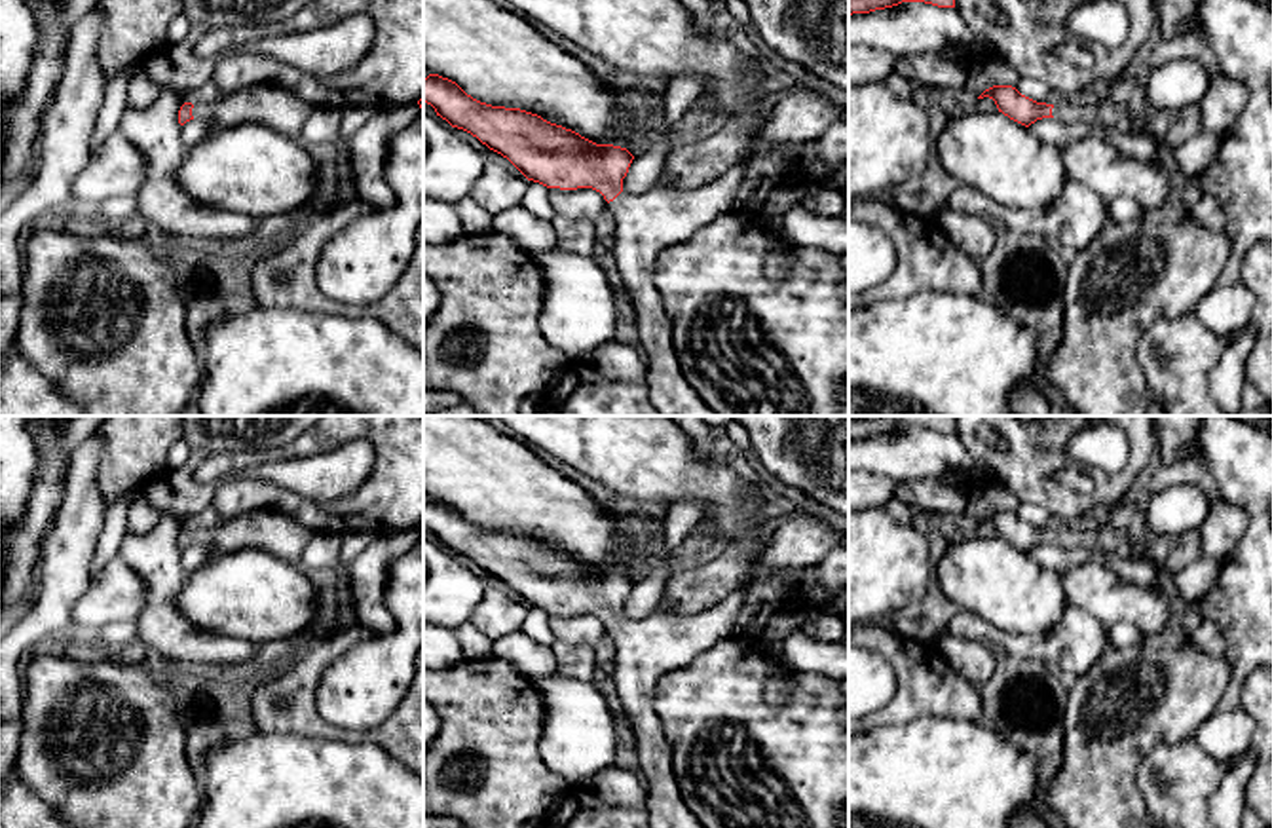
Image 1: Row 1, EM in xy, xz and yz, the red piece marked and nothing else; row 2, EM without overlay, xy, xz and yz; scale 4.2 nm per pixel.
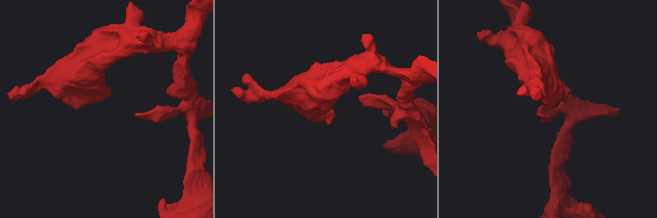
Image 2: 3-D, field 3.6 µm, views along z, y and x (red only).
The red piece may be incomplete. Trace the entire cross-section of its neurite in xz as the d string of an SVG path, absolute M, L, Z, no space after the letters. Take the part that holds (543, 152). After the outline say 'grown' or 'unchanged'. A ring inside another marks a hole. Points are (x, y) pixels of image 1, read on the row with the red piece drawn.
M439 74L423 78L423 101L452 127L507 158L528 180L560 190L592 188L604 196L615 220L613 254L647 355L649 403L661 416L718 416L682 372L653 272L664 247L689 239L733 209L744 179L740 163L695 190L628 194L623 179L634 156L627 148L596 144L520 108L480 103Z; grown

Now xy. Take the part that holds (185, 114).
M253 84L228 91L218 103L184 103L178 110L178 123L207 120L209 133L213 133L237 123L260 122L290 139L300 139L311 112L309 104L281 85Z; grown

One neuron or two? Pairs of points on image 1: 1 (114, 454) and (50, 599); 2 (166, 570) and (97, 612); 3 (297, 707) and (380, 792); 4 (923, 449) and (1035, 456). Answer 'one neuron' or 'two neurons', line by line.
1: two neurons
2: two neurons
3: two neurons
4: two neurons

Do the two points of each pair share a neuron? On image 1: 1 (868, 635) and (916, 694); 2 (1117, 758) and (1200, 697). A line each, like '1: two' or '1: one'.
1: one
2: one

